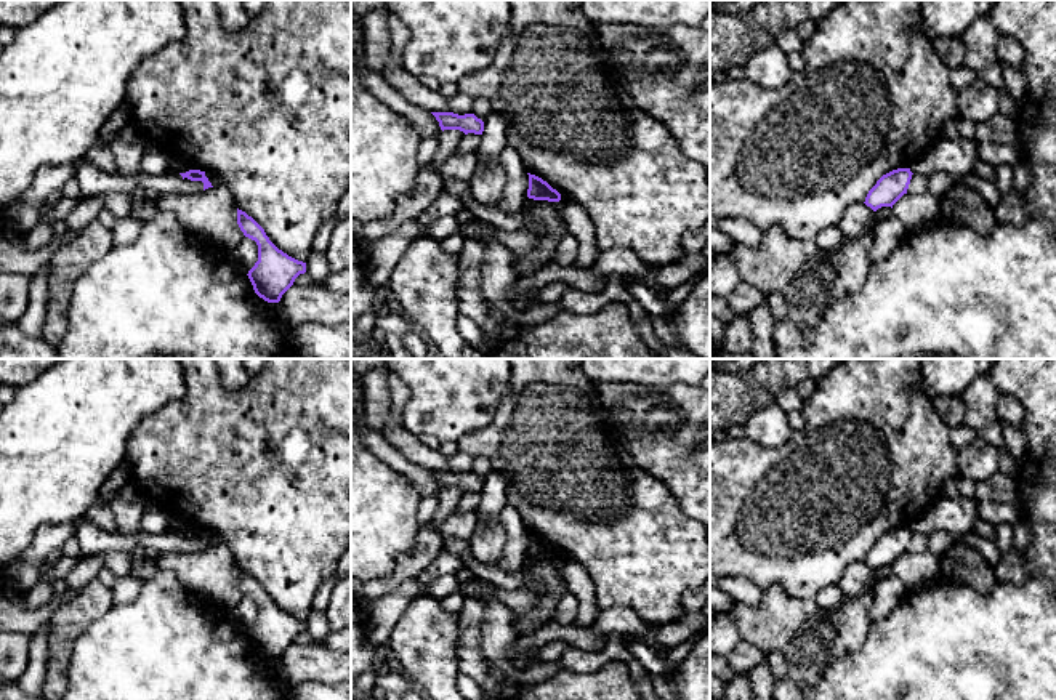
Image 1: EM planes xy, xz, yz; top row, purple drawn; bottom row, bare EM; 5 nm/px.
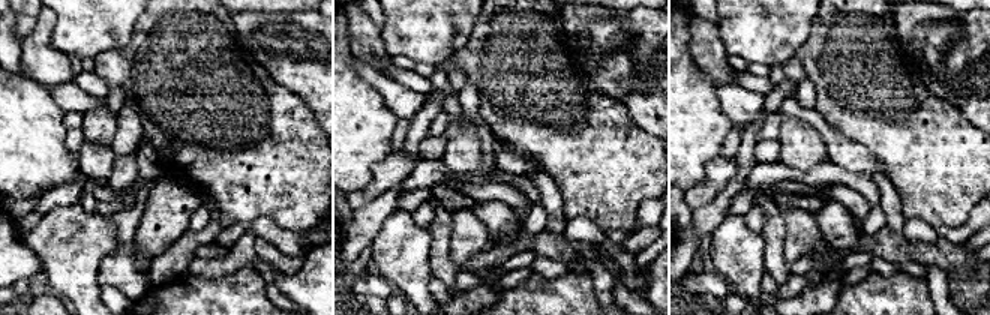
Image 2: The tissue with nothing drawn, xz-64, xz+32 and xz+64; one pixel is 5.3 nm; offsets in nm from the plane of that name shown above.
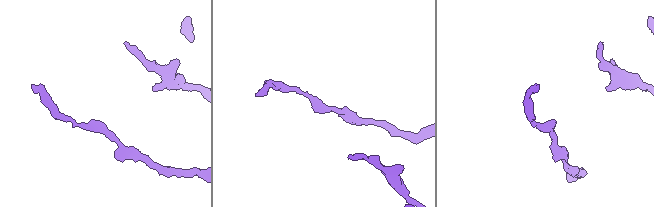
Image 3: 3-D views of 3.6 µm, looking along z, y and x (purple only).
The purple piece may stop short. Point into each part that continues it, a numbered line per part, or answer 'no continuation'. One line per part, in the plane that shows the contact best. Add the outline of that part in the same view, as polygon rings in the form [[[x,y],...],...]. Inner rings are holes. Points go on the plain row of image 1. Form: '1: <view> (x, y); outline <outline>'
no continuation

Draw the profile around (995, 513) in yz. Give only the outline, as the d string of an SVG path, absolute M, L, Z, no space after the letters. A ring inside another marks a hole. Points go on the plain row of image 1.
M979 501L977 516L981 521L987 521L994 525L997 524L1014 525L1021 521L1021 513L1016 503Z

